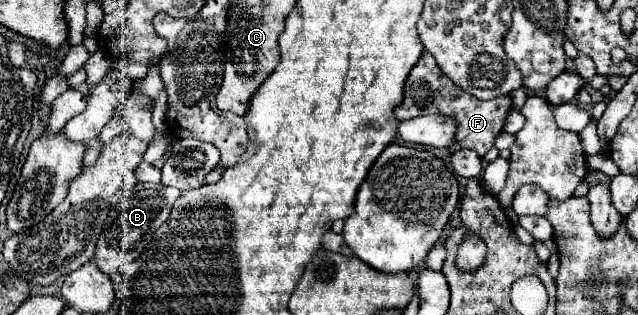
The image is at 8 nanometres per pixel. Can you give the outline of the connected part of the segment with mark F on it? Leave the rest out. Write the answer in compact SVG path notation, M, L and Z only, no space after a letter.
M423 53L419 63L413 67L413 71L407 77L405 99L395 109L395 115L399 121L409 119L409 117L419 117L423 113L451 115L457 121L457 137L449 151L459 151L467 147L467 149L477 151L483 157L493 147L493 139L501 133L503 121L509 111L511 111L511 97L495 97L491 101L479 101L475 97L469 97L451 79L443 75L443 71L437 67L435 59L429 53Z

